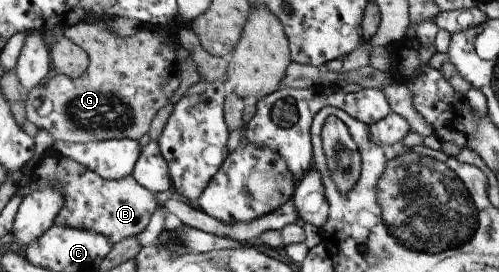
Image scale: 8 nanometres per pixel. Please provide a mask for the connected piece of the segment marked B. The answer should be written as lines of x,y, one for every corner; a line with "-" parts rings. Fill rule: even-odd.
52,147
31,167
29,179
23,186
16,185
22,199
33,191
53,186
65,197
64,205
54,220
56,225
96,232
112,244
142,233
154,210
162,206
154,194
142,187
132,174
117,180
104,179
81,163
56,153

